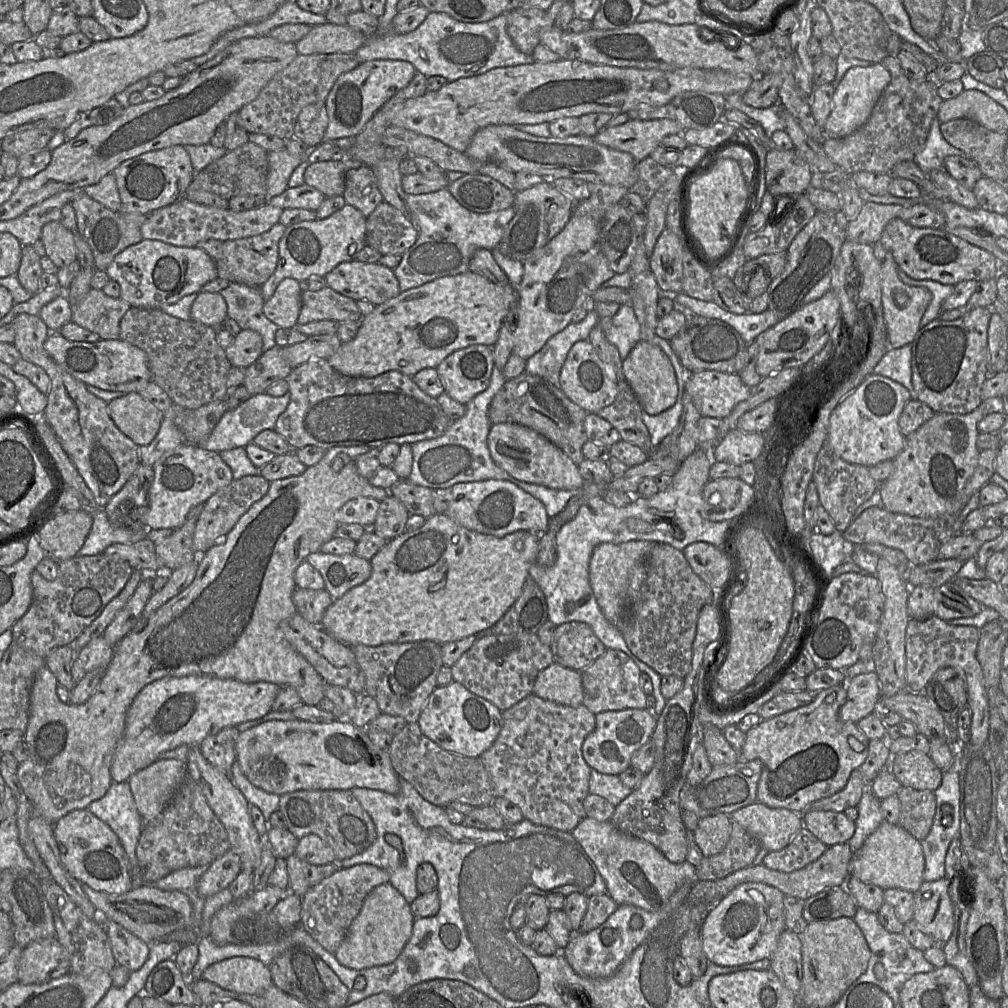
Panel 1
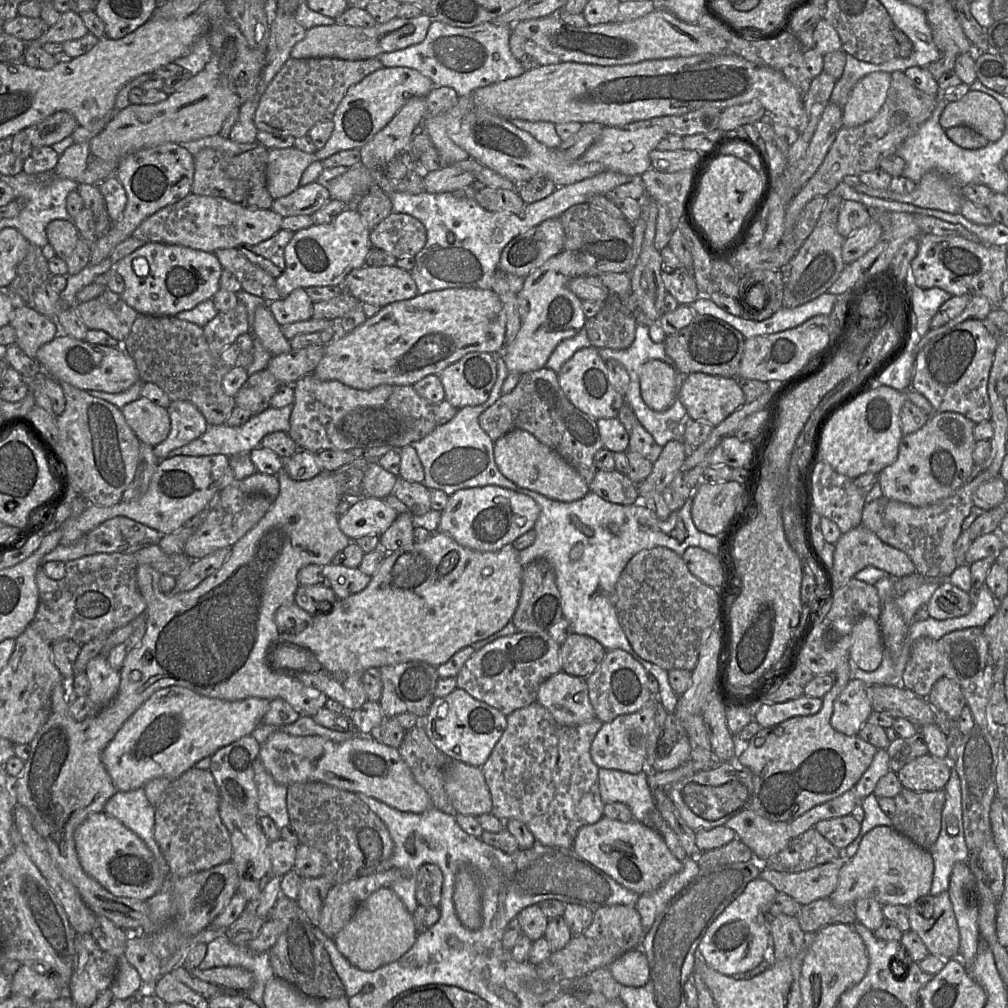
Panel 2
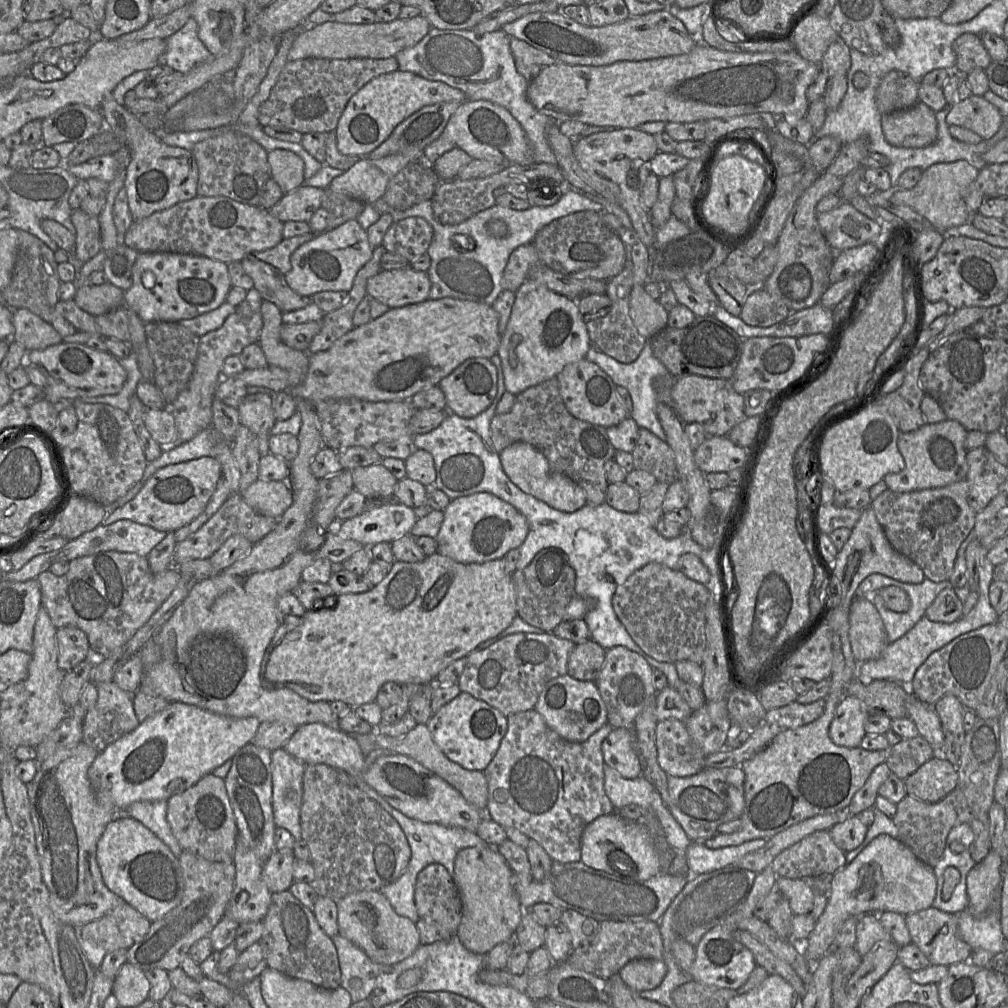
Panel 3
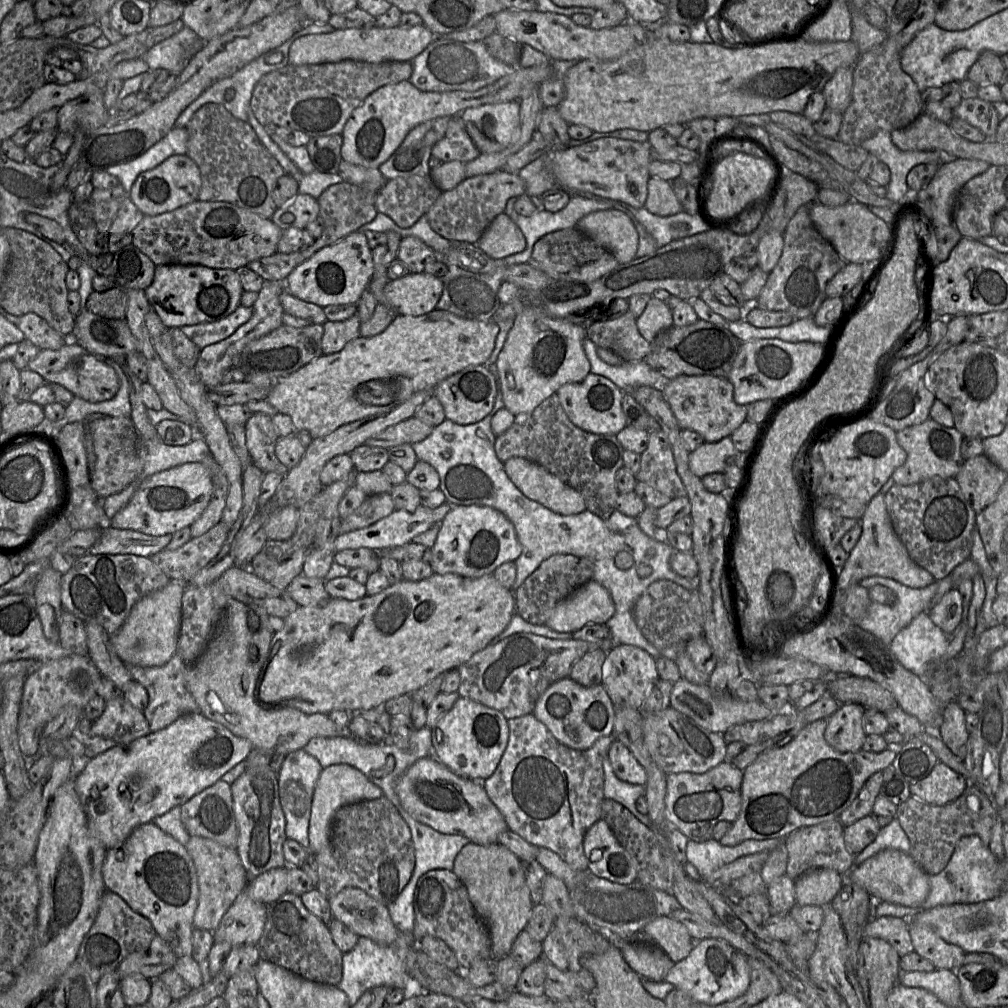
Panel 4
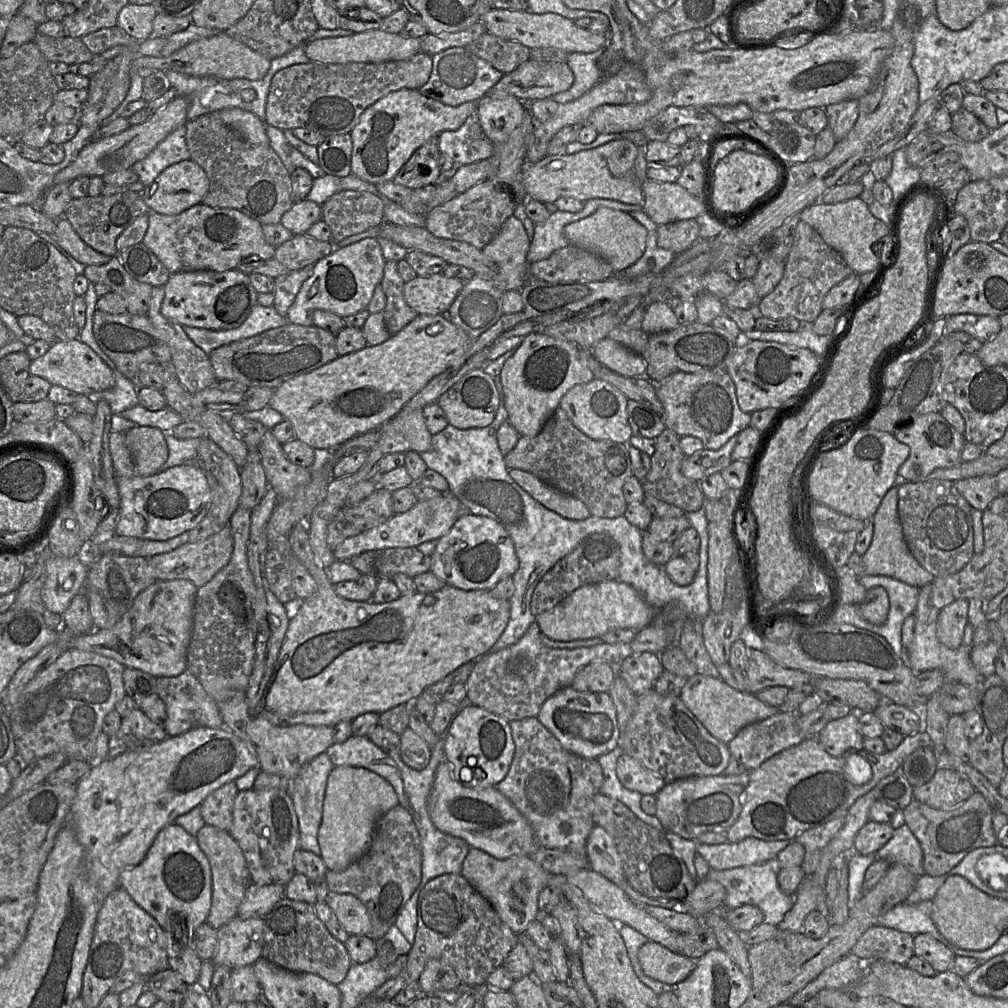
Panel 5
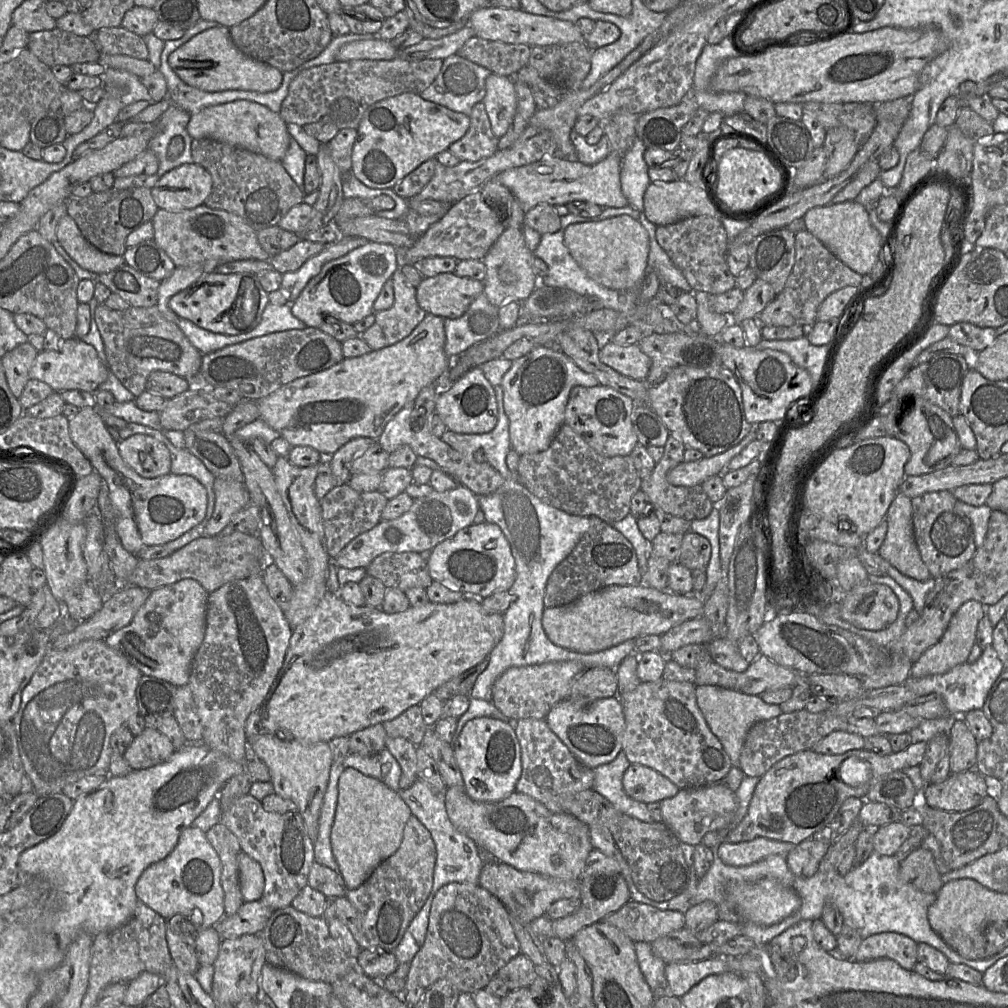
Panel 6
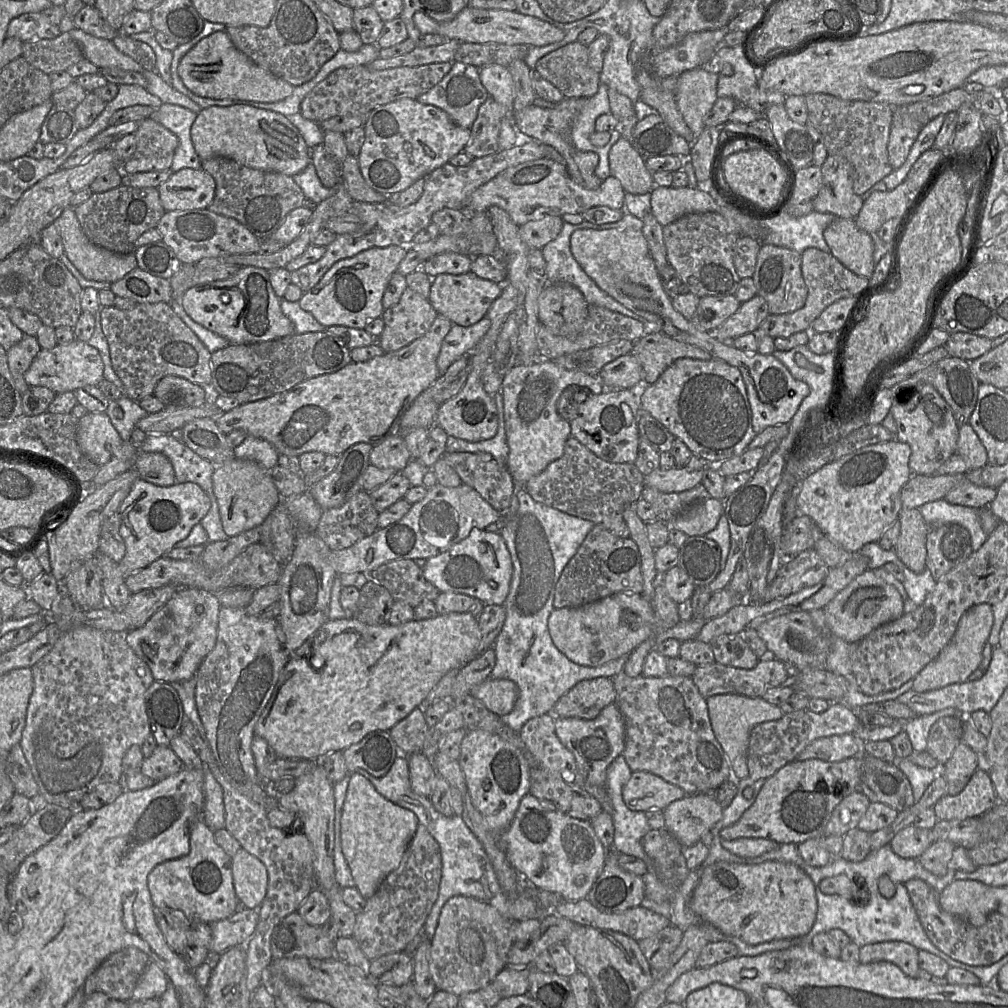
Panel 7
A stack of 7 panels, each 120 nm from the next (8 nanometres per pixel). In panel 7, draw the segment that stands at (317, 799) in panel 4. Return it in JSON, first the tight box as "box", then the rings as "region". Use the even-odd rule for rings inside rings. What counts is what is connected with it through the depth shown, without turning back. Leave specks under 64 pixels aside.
{"box":[341,773,419,899],"region":[[[359,773],[350,774],[341,816],[341,845],[355,888],[366,899],[373,896],[385,878],[399,867],[419,824],[411,810],[387,800]]]}

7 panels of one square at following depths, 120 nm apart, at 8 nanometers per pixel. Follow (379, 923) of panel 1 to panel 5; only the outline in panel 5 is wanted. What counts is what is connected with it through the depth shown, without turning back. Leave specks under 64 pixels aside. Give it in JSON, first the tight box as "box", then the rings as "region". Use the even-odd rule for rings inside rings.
{"box":[326,892,371,936],"region":[[[329,892],[326,903],[349,935],[368,936],[371,933],[368,910],[356,896]]]}

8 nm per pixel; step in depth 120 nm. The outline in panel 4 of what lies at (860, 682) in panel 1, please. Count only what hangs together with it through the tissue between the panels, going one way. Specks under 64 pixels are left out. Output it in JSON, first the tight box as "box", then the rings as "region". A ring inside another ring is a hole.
{"box":[824,703,866,753],"region":[[[856,703],[840,704],[838,710],[827,719],[824,732],[826,742],[841,753],[862,750],[866,733],[863,728],[865,709]]]}

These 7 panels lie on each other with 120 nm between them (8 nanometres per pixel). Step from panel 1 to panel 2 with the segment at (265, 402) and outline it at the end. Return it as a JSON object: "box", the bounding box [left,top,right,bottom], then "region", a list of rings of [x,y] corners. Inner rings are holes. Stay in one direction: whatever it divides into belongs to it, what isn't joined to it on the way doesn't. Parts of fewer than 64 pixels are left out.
{"box":[166,405,292,458],"region":[[[287,405],[282,408],[268,407],[259,414],[252,415],[250,419],[241,426],[231,427],[225,424],[209,425],[205,432],[195,440],[185,446],[179,447],[168,453],[166,458],[186,455],[186,456],[207,456],[222,454],[232,456],[239,453],[249,454],[251,450],[260,446],[261,440],[267,434],[277,431],[288,433],[290,429],[290,415],[292,405]]]}

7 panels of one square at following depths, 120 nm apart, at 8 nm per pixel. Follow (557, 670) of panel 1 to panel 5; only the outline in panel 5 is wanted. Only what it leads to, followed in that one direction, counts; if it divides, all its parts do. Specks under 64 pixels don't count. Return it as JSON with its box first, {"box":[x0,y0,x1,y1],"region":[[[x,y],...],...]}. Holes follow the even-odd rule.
{"box":[537,686,620,758],"region":[[[568,686],[549,697],[537,717],[564,749],[583,758],[595,758],[612,751],[620,741],[617,713],[608,692],[580,692]]]}

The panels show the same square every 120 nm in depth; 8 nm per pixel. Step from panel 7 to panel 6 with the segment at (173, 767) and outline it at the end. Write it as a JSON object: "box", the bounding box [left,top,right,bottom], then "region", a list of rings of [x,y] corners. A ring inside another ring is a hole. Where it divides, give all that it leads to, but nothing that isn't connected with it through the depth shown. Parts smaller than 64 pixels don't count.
{"box":[122,727,175,770],"region":[[[145,727],[122,757],[133,770],[143,770],[167,761],[175,750],[165,735],[155,728]]]}

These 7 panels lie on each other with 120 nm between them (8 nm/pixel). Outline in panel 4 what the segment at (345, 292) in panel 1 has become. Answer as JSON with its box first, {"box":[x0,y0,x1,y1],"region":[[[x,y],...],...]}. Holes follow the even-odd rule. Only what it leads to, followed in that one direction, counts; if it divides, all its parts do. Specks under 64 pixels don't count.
{"box":[384,273,443,316],"region":[[[409,273],[389,280],[384,294],[397,314],[419,316],[436,309],[443,292],[441,278],[426,273]]]}

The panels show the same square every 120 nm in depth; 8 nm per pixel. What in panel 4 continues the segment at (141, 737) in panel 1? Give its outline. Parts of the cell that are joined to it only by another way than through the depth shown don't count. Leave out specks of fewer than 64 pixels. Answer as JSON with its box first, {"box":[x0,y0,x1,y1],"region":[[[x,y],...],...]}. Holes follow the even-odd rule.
{"box":[75,712,252,850],"region":[[[201,712],[189,713],[166,728],[153,731],[128,744],[114,746],[90,759],[75,777],[75,788],[92,834],[102,842],[106,850],[119,848],[137,826],[152,822],[157,816],[181,806],[213,785],[235,765],[246,760],[251,750],[252,744],[246,738],[235,735]]]}

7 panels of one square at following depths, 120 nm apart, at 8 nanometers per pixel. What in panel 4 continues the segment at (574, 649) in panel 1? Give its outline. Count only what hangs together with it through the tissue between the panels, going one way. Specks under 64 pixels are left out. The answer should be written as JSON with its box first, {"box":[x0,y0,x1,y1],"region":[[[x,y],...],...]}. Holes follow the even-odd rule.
{"box":[569,650,608,687],"region":[[[608,650],[587,652],[572,666],[569,677],[585,687],[602,684]]]}

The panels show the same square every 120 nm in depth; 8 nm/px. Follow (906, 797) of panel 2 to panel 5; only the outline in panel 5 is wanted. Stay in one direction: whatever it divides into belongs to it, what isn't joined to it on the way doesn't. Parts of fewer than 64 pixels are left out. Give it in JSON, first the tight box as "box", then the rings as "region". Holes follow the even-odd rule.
{"box":[902,791,998,875],"region":[[[977,791],[958,807],[946,810],[935,809],[913,799],[902,810],[902,816],[920,843],[925,874],[944,875],[958,865],[969,852],[998,844],[998,838],[992,827],[993,813],[988,801]]]}

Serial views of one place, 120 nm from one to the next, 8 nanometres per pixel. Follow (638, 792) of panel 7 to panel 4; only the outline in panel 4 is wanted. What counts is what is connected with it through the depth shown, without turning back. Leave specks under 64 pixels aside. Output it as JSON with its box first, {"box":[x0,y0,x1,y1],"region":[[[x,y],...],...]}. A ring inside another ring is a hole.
{"box":[608,740,646,785],"region":[[[614,740],[608,750],[608,757],[615,775],[622,781],[646,785],[645,769],[636,760],[631,751],[619,740]]]}

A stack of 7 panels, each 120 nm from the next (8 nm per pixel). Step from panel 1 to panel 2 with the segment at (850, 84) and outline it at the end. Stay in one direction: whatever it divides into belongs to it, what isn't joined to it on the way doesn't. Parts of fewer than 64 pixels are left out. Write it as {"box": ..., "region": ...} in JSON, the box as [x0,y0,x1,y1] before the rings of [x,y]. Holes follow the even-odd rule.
{"box":[842,72,891,127],"region":[[[873,72],[853,87],[842,108],[843,127],[855,127],[872,120],[884,104],[891,83],[891,74]]]}

